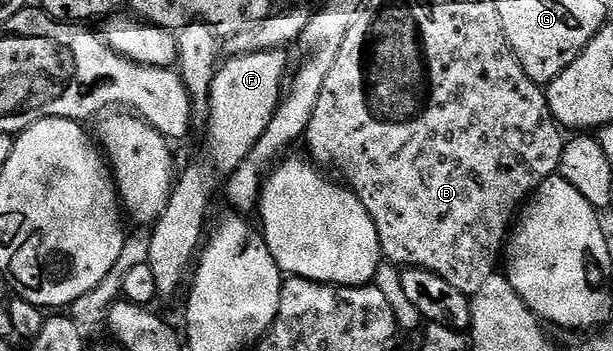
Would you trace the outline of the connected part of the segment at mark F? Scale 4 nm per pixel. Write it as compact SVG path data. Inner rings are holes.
M284 50L232 54L217 67L214 82L208 88L204 157L194 161L181 176L179 173L175 177L166 210L162 210L150 228L147 263L154 274L157 297L172 296L183 284L185 287L186 277L206 236L204 223L208 220L208 207L216 196L216 187L219 184L221 187L234 174L234 170L238 170L238 166L247 160L250 150L254 150L258 138L266 134L266 126L278 110L286 91L284 75L288 72L288 55Z

